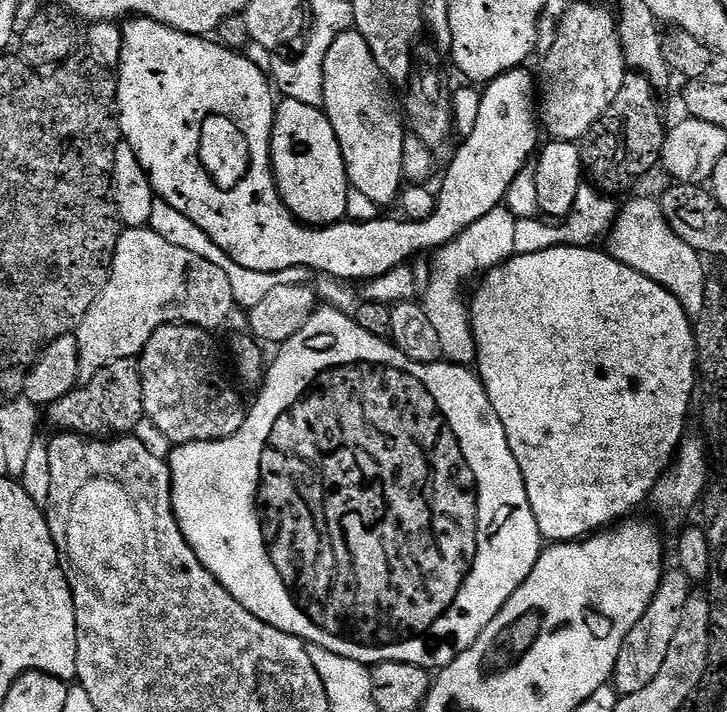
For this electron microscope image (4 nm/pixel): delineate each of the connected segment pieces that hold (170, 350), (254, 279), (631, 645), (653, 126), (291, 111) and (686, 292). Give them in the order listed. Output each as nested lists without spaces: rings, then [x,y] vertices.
[[[164,324],[158,330],[154,330],[154,334],[150,338],[150,342],[146,342],[144,351],[138,357],[140,365],[140,377],[142,378],[142,402],[144,403],[144,415],[147,423],[152,423],[166,439],[169,445],[179,446],[182,444],[193,444],[194,442],[214,442],[215,440],[225,440],[234,434],[238,434],[238,430],[242,430],[242,422],[246,415],[246,400],[236,393],[237,385],[224,377],[224,368],[220,365],[220,356],[216,353],[216,340],[211,331],[207,328],[196,328],[192,324]]]
[[[157,198],[154,202],[154,210],[150,214],[150,226],[158,234],[162,234],[166,242],[174,242],[174,246],[182,246],[182,250],[190,250],[190,254],[198,254],[198,258],[206,258],[206,262],[214,262],[214,266],[222,269],[226,278],[230,278],[234,298],[241,309],[244,307],[244,310],[250,310],[258,306],[258,302],[262,302],[262,298],[266,298],[266,294],[270,294],[270,290],[275,290],[278,286],[309,283],[310,273],[306,268],[291,268],[281,272],[259,272],[258,270],[246,270],[246,266],[238,266],[238,262],[234,262],[230,254],[222,251],[201,228],[194,226],[194,222],[186,218],[186,214],[178,214],[174,206],[170,206],[162,199]]]
[[[684,570],[680,572],[665,571],[660,580],[658,594],[654,594],[654,602],[650,602],[650,610],[638,618],[634,630],[626,634],[626,642],[622,642],[622,650],[618,650],[618,662],[612,671],[610,684],[620,696],[638,694],[654,678],[658,678],[658,670],[662,670],[662,662],[666,662],[666,650],[670,650],[670,642],[674,642],[674,634],[682,622],[682,613],[686,611],[686,602],[693,599],[694,587],[689,573]]]
[[[639,74],[625,75],[622,82],[622,90],[618,90],[618,98],[602,114],[598,121],[587,134],[584,135],[582,143],[579,145],[580,157],[584,159],[584,170],[591,187],[597,192],[609,197],[617,198],[623,192],[628,192],[652,167],[660,164],[660,155],[664,149],[664,138],[666,135],[666,123],[664,116],[660,113],[660,108],[656,105],[658,90],[647,78]]]
[[[281,99],[276,105],[276,116],[272,120],[272,170],[276,177],[276,189],[280,192],[280,197],[284,199],[284,204],[292,211],[293,216],[301,224],[315,226],[318,228],[327,228],[329,224],[341,223],[348,215],[348,197],[350,195],[350,185],[348,183],[348,171],[344,165],[344,155],[338,146],[338,138],[334,134],[334,126],[330,126],[328,115],[323,108],[315,108],[306,102],[297,100]]]
[[[659,199],[632,200],[625,208],[621,207],[607,234],[606,251],[618,262],[638,270],[638,274],[646,274],[646,278],[670,290],[670,294],[678,298],[689,318],[702,314],[704,299],[710,291],[709,285],[704,285],[705,261],[701,253],[686,246],[686,242],[682,242],[682,238],[674,234],[674,230],[666,222],[664,211],[660,209]]]

